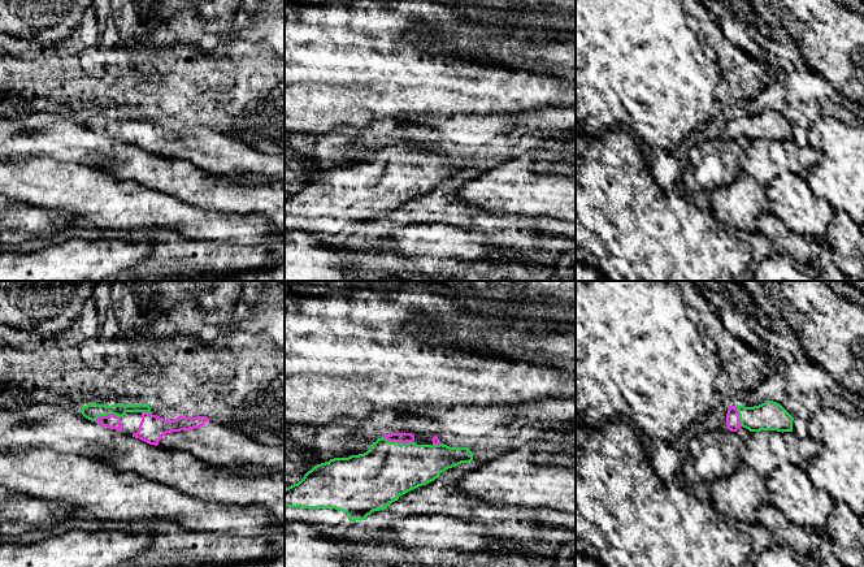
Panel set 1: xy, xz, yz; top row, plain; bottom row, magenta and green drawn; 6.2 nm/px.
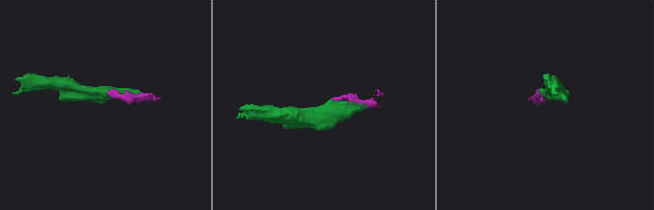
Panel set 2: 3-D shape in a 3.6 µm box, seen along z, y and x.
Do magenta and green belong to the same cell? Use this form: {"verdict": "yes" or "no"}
{"verdict": "yes"}

